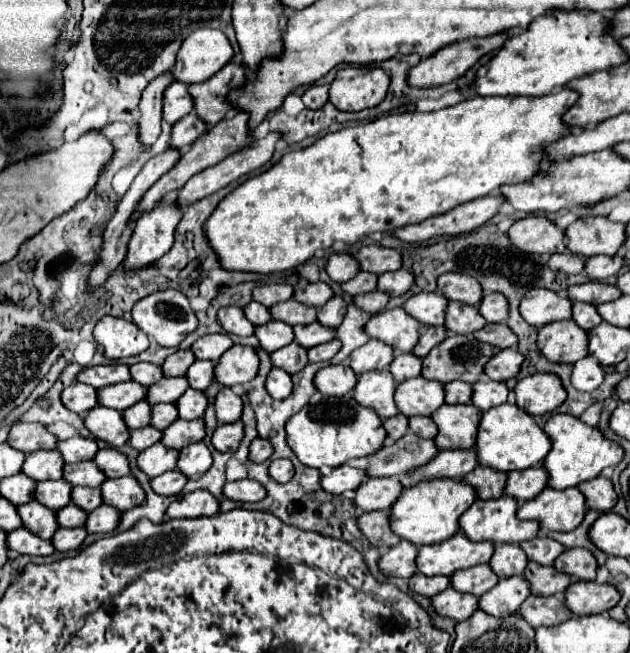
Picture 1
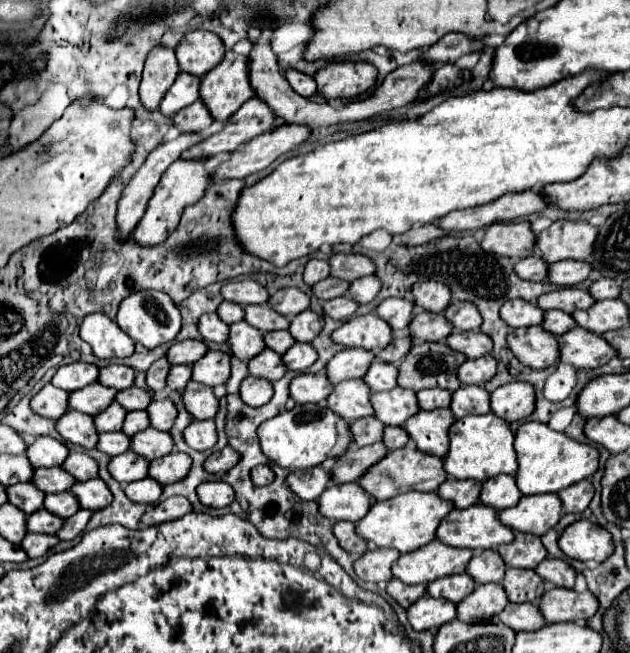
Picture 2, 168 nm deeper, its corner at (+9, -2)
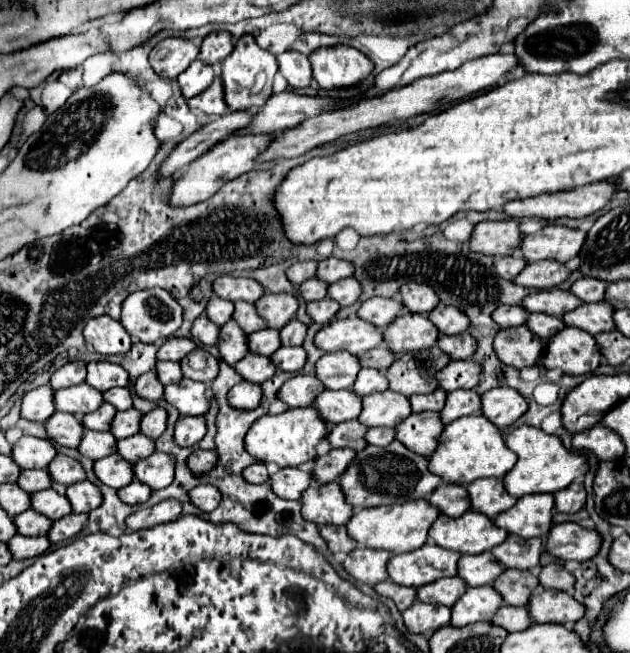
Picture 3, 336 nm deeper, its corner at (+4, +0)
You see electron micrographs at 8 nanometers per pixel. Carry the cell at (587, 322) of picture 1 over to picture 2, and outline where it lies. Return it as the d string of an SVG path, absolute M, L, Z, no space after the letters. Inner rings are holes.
M546 311L540 327L542 327L544 331L550 331L552 335L558 337L558 335L574 329L576 325L574 325L572 315L568 315L568 313L562 313L562 311Z

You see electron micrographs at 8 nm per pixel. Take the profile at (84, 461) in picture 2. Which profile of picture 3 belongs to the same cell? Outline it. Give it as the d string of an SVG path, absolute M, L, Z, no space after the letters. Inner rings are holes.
M57 455L47 469L49 469L49 473L53 475L53 481L55 481L55 483L73 485L73 483L77 483L77 481L87 479L83 465L81 465L77 459L67 457L67 455Z

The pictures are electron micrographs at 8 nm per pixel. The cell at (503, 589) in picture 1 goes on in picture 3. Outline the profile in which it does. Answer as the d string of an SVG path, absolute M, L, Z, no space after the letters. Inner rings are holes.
M493 585L469 587L465 595L451 607L451 623L463 627L479 621L491 621L501 605L503 597L493 589Z

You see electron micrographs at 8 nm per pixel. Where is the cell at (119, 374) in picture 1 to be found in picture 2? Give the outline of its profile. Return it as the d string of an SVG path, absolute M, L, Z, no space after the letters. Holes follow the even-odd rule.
M70 363L64 367L58 367L58 371L52 377L52 385L60 387L68 393L82 389L98 379L98 367L90 363Z

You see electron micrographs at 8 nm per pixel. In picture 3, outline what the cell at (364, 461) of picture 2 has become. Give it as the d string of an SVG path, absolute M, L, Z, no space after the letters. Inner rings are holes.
M333 449L331 453L317 457L317 463L313 469L315 481L325 485L325 483L339 479L347 471L347 467L355 459L355 455L357 455L357 451L353 451L353 449Z

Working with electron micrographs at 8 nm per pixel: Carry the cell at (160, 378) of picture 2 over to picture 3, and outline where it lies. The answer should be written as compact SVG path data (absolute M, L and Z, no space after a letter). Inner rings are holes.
M155 369L141 375L135 383L135 389L137 389L137 395L141 395L145 399L151 399L151 401L159 401L163 397L163 391L165 391L163 383L159 383L159 379L157 379Z

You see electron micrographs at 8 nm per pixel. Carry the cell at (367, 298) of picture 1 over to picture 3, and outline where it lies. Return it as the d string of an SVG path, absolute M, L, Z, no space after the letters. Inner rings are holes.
M329 297L323 301L307 303L307 313L313 317L315 323L329 323L337 315L339 309L341 309L341 305Z

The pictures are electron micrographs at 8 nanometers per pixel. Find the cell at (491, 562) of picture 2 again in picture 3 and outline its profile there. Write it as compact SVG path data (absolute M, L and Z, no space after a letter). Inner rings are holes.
M479 553L475 557L463 555L459 559L459 577L467 581L469 587L479 587L479 585L491 585L507 567L495 561L495 557L487 553Z

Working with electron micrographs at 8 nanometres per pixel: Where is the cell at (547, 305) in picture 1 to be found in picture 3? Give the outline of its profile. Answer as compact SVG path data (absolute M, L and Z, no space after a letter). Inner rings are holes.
M499 305L493 311L493 319L501 325L501 327L517 327L523 325L527 321L527 311L521 305Z

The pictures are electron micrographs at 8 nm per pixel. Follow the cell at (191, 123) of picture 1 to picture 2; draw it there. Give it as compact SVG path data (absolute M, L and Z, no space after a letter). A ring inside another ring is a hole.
M196 99L192 105L184 107L182 111L178 111L174 115L174 125L186 133L188 131L204 133L212 123L214 123L214 119L212 119L210 111L206 111L206 105L202 103L202 99Z

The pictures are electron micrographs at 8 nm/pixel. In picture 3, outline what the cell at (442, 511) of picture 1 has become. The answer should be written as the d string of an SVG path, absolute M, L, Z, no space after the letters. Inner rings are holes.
M415 499L415 501L407 501L401 505L389 505L389 507L361 509L347 523L347 533L357 543L369 549L387 549L393 553L407 553L407 551L419 549L427 541L427 531L439 515L441 511L425 499Z

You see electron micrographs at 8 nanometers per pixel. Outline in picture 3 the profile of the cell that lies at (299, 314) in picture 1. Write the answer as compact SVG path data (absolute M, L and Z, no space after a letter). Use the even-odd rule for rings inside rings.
M235 301L233 319L239 323L239 327L245 333L255 333L255 331L267 329L267 321L257 313L255 305L247 303L247 301Z

